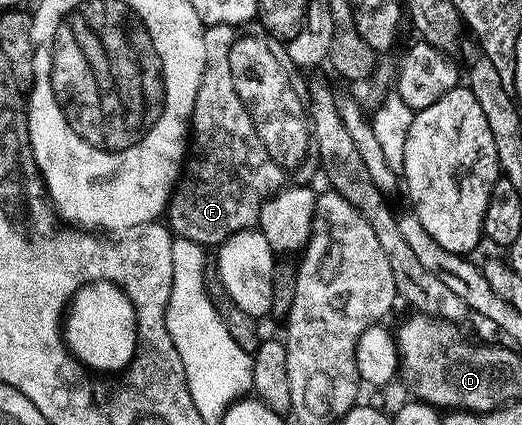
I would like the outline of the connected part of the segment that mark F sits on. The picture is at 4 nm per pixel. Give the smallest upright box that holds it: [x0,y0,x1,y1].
[165,25,284,247]

